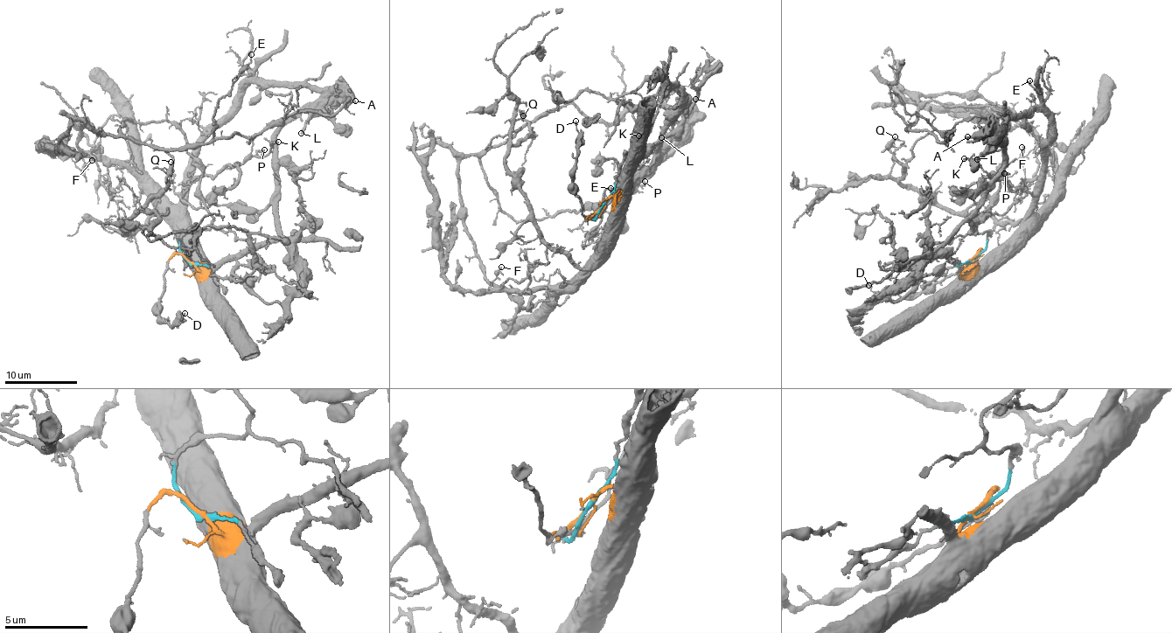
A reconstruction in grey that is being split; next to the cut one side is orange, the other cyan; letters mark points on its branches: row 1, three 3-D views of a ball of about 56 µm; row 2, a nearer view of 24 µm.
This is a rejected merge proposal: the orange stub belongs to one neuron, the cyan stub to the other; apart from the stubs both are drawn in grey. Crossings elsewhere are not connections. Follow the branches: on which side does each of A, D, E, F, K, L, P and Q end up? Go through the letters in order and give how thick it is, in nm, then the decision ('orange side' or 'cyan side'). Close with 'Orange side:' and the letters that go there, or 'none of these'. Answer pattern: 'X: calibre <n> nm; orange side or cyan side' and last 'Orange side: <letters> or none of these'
A: calibre 240 nm; orange side
D: calibre 120 nm; orange side
E: calibre 100 nm; orange side
F: calibre 90 nm; orange side
K: calibre 140 nm; orange side
L: calibre 150 nm; orange side
P: calibre 240 nm; orange side
Q: calibre 340 nm; orange side
Orange side: A, D, E, F, K, L, P, Q

